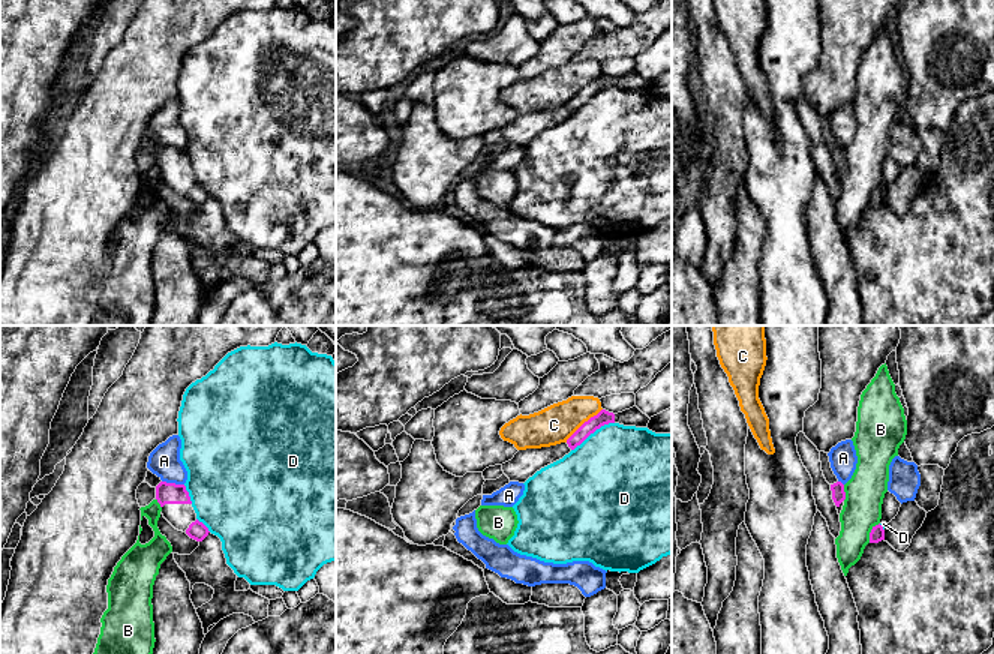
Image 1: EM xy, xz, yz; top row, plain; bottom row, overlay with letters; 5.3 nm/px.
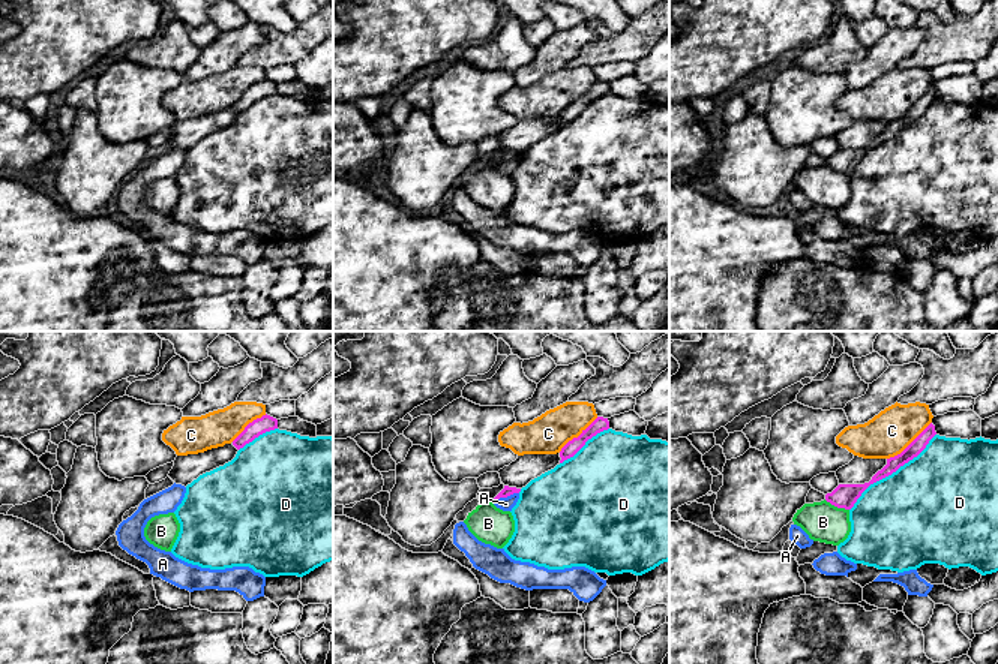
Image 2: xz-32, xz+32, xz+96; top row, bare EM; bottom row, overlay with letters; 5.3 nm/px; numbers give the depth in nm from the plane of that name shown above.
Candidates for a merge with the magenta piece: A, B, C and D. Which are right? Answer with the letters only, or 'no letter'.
no letter

